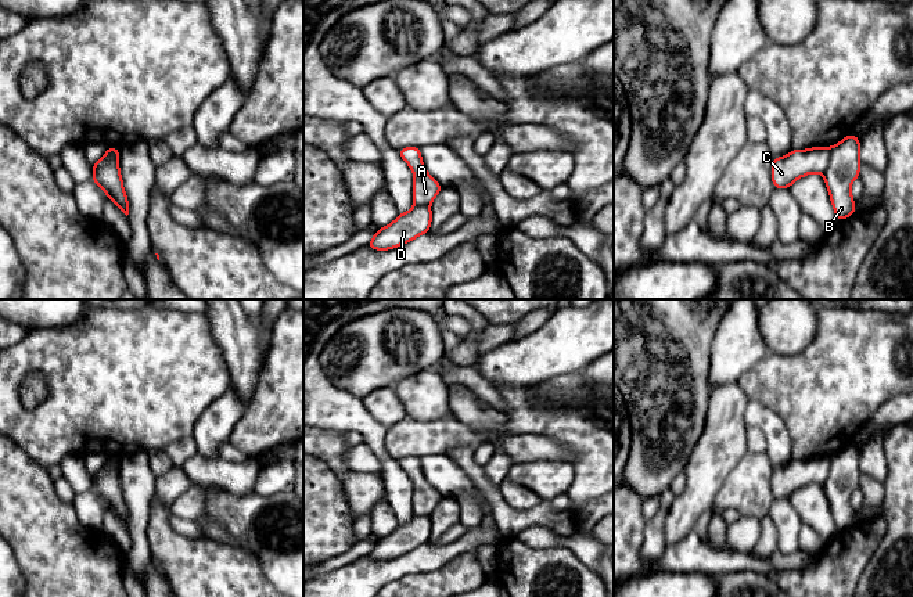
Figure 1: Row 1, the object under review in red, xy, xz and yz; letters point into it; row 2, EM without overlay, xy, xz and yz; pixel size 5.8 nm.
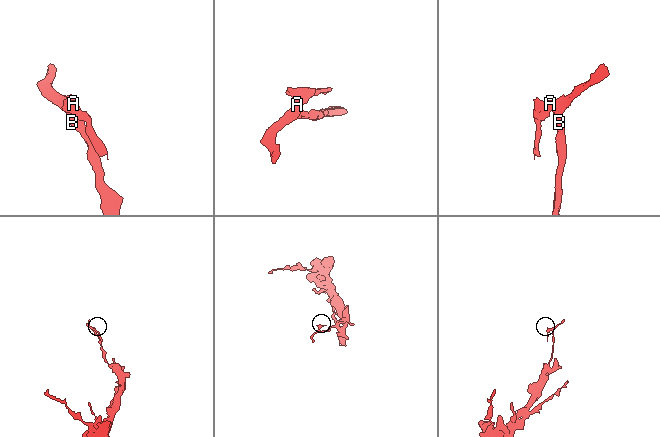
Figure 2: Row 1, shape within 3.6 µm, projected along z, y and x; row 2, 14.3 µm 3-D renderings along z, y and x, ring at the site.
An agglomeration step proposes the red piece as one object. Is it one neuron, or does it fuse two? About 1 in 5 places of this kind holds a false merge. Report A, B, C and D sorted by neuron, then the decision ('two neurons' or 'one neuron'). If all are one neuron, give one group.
groups A C / B D; two neurons

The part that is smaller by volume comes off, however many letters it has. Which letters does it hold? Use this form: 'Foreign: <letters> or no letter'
Foreign: A, C

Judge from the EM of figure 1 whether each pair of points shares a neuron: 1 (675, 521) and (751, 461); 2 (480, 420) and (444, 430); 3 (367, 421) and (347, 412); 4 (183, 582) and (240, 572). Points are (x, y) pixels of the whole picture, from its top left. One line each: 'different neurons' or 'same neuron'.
1: different neurons
2: different neurons
3: same neuron
4: same neuron

